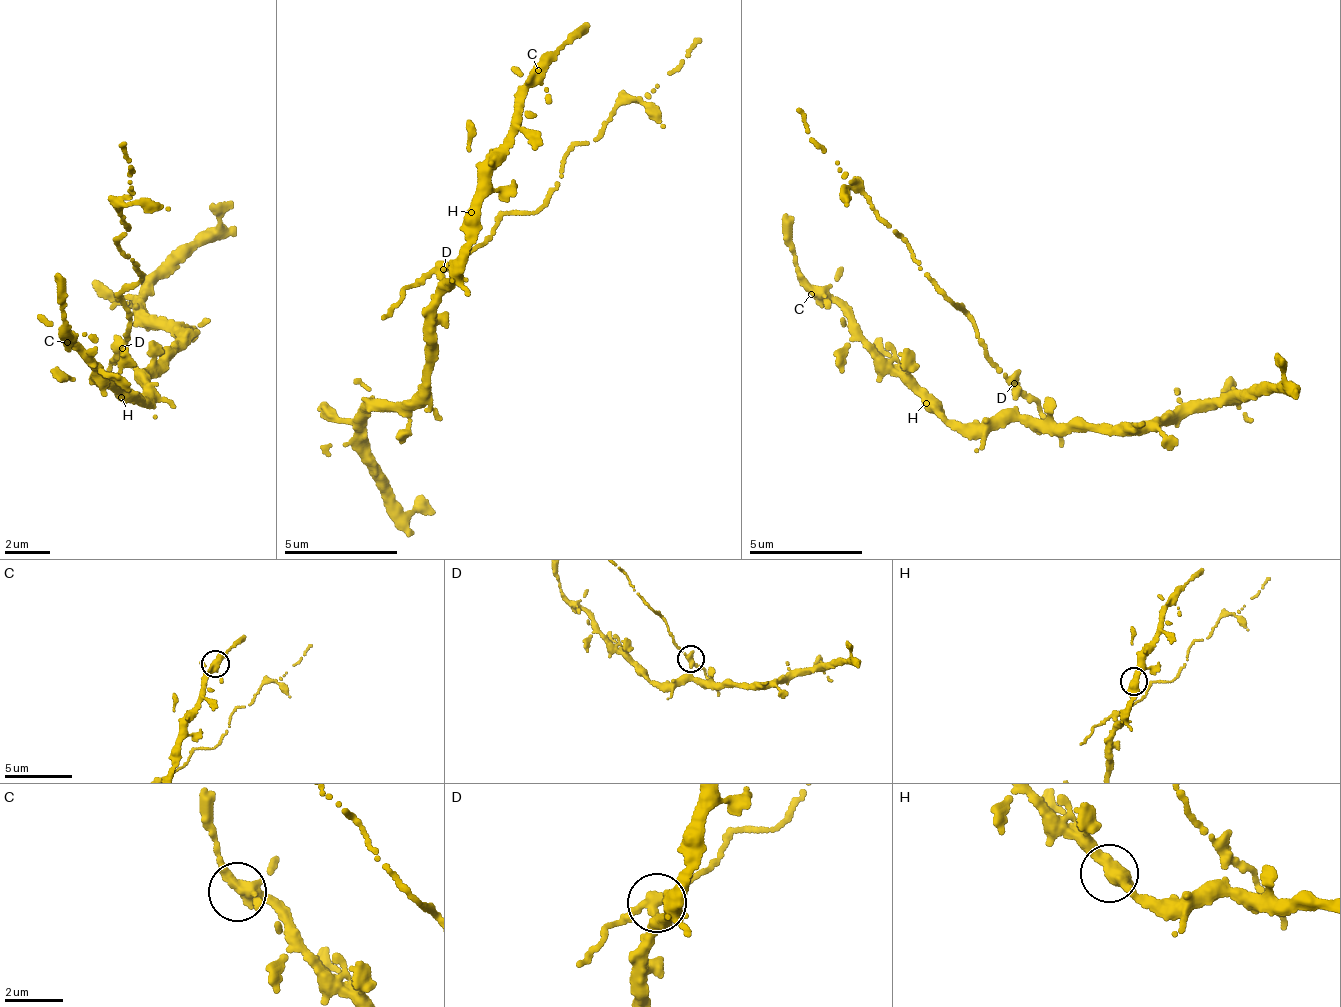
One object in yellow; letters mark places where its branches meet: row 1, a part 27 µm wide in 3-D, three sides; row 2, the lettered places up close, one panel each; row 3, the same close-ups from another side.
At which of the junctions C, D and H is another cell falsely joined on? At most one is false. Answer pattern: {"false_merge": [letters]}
{"false_merge": ["D"]}

